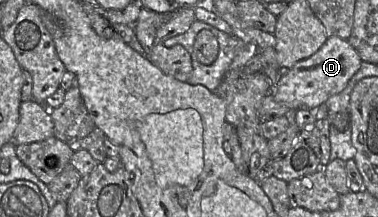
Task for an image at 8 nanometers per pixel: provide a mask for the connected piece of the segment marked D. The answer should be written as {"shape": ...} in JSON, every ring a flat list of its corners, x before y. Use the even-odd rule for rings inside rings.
{"shape":[[328,37,322,47,310,57,300,60,293,67,284,69,270,93,275,100,292,111,300,108,316,110,331,96,340,93,362,63,356,49,347,39]]}

